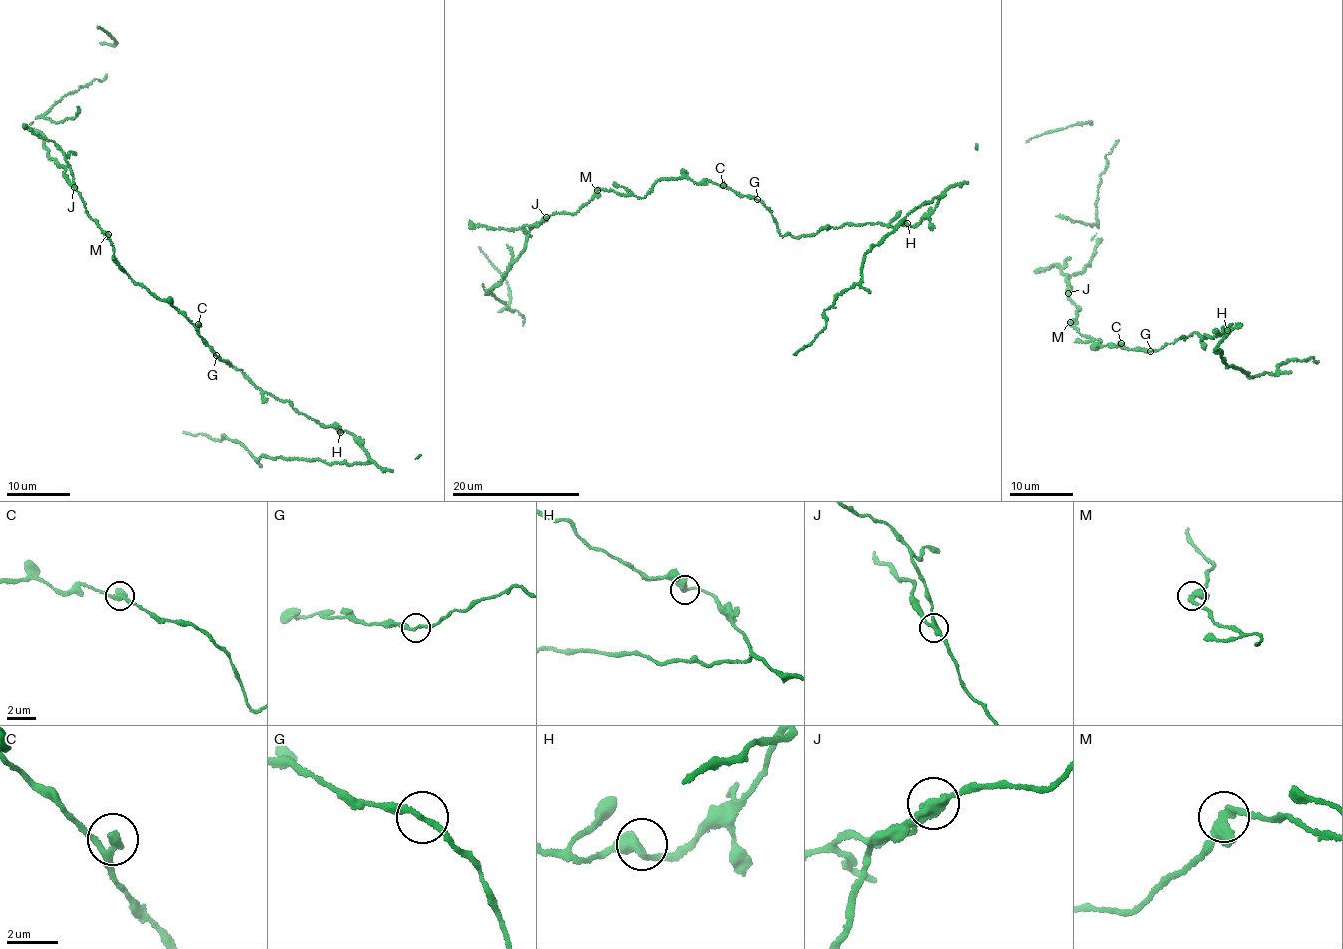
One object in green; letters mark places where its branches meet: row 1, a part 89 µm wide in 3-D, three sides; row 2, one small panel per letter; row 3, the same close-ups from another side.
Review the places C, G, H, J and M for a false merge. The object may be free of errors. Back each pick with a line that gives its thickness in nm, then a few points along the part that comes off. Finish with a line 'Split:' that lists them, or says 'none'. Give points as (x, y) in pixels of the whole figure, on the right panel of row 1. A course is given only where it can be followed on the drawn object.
J: 280 nm
Split: J

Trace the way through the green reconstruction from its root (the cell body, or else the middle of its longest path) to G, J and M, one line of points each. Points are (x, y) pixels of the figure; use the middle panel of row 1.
G: (715, 184), (757, 199)
J: (715, 184), (679, 177), (661, 179), (642, 198), (600, 189), (576, 213), (559, 213), (545, 218)
M: (715, 184), (679, 177), (661, 179), (642, 198), (610, 190), (597, 190)

